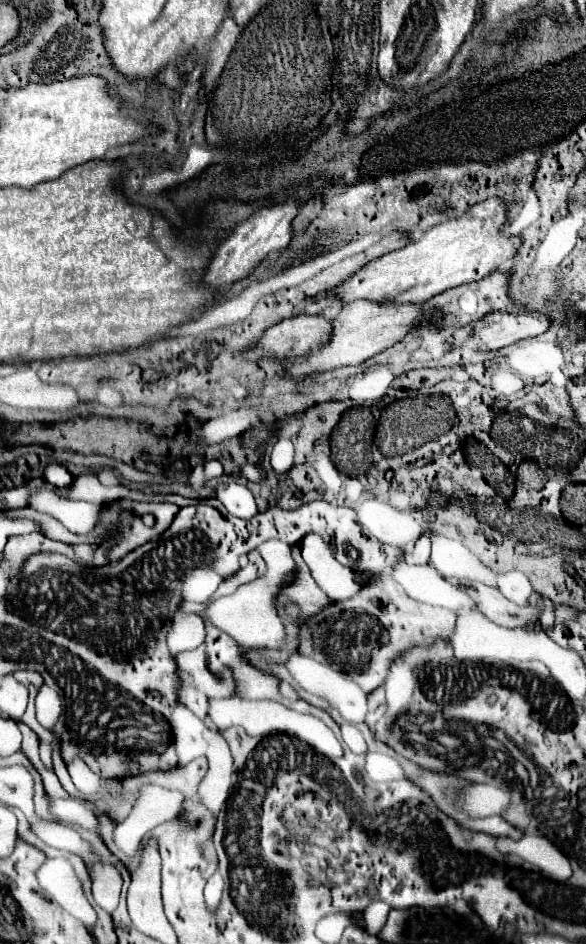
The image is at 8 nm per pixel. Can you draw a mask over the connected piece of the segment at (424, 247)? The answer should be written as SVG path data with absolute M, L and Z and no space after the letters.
M489 197L469 207L459 219L439 223L407 247L371 261L335 291L345 303L361 297L373 301L395 297L399 303L417 303L427 301L451 287L479 281L491 275L495 269L507 265L517 255L517 249L523 243L519 235L505 233L507 213L509 209L505 199Z

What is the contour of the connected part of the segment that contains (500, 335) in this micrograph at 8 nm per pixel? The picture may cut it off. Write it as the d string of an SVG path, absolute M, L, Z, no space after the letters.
M489 313L475 325L475 337L483 339L485 349L501 349L521 339L541 335L549 329L551 319L547 315L533 313Z

